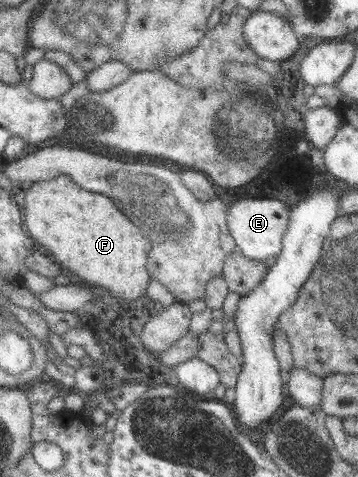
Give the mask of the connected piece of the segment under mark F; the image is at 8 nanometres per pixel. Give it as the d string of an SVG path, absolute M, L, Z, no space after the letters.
M64 175L32 183L23 200L28 236L54 256L64 273L72 272L85 287L110 292L121 304L144 296L150 279L145 266L151 242L112 200L86 192Z

